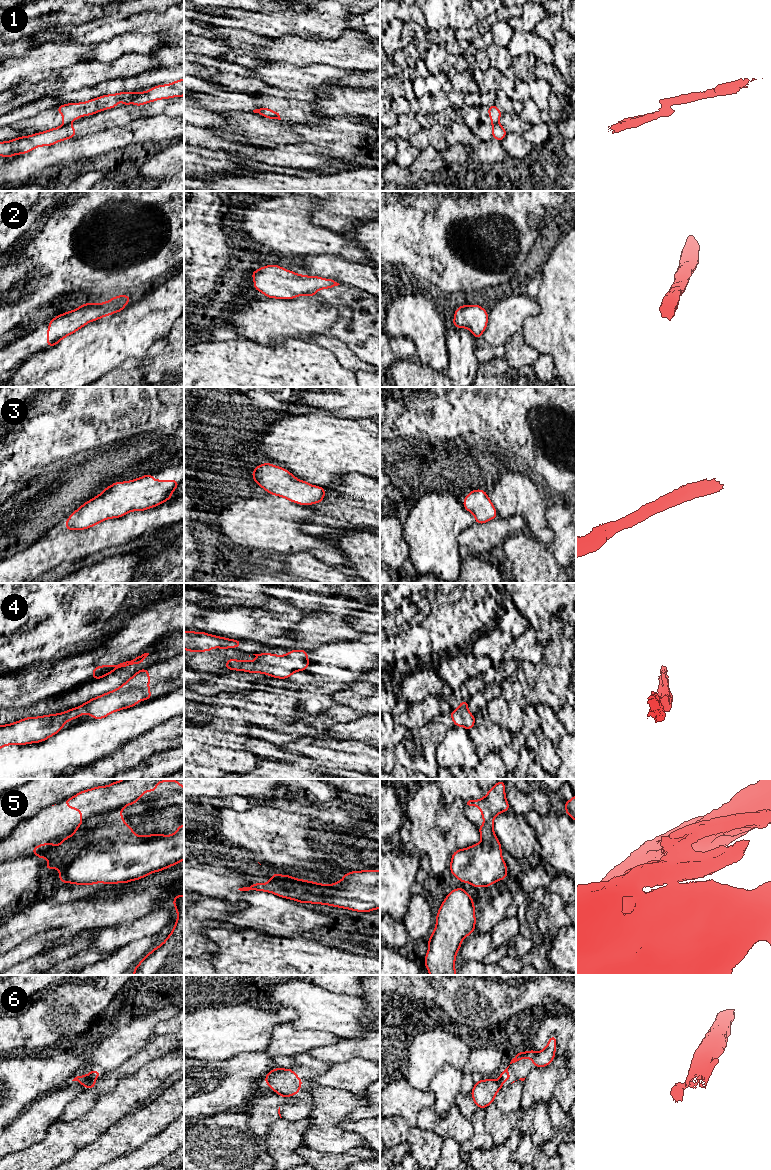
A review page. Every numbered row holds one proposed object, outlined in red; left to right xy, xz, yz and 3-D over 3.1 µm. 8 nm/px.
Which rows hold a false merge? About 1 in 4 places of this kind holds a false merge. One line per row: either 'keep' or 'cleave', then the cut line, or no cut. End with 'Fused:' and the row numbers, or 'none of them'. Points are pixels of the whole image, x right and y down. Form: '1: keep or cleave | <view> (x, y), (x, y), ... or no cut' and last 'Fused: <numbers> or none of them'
1: cleave | yz (498, 122), (492, 125)
2: keep | no cut
3: keep | no cut
4: keep | no cut
5: cleave | xy (128, 825), (103, 823), (98, 841), (58, 867)
6: cleave | yz (498, 1081), (501, 1087)
Fused: 1, 5, 6

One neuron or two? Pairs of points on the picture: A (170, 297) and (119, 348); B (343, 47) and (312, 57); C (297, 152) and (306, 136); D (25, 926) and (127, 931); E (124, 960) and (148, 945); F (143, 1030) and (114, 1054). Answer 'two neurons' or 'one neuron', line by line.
A: one neuron
B: one neuron
C: two neurons
D: two neurons
E: one neuron
F: one neuron

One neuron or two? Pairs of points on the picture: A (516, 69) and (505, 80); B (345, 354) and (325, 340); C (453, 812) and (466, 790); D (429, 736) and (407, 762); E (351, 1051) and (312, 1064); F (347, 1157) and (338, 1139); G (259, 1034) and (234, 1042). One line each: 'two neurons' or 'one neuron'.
A: two neurons
B: one neuron
C: two neurons
D: one neuron
E: two neurons
F: two neurons
G: one neuron

